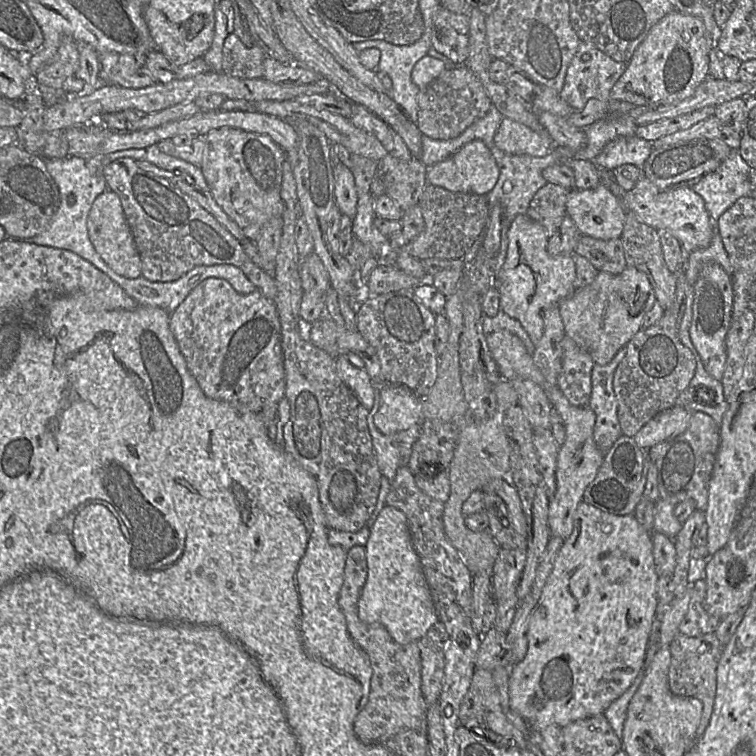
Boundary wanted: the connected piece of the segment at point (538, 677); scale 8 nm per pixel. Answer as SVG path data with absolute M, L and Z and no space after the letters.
M583 502L579 505L572 532L564 540L564 544L555 558L553 569L529 617L527 654L522 661L510 667L510 708L528 723L530 731L540 733L550 724L563 728L574 721L604 713L609 705L629 688L644 666L647 643L658 605L658 579L659 573L653 557L652 533L637 521L634 514L615 515Z

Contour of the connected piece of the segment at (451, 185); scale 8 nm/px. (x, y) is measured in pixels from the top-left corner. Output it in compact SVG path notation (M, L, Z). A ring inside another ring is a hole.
M473 140L445 160L430 167L427 183L452 192L487 194L499 179L499 167L490 148L481 140Z

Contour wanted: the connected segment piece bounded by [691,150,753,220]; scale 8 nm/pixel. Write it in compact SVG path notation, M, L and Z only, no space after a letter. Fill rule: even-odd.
M733 150L715 171L691 188L704 199L707 211L716 220L739 198L750 195L753 190L748 178L750 170L738 151Z

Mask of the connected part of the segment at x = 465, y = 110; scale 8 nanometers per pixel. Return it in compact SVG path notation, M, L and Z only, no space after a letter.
M467 64L447 68L437 79L421 89L415 123L422 135L436 140L448 140L457 137L482 118L491 104L487 92Z

